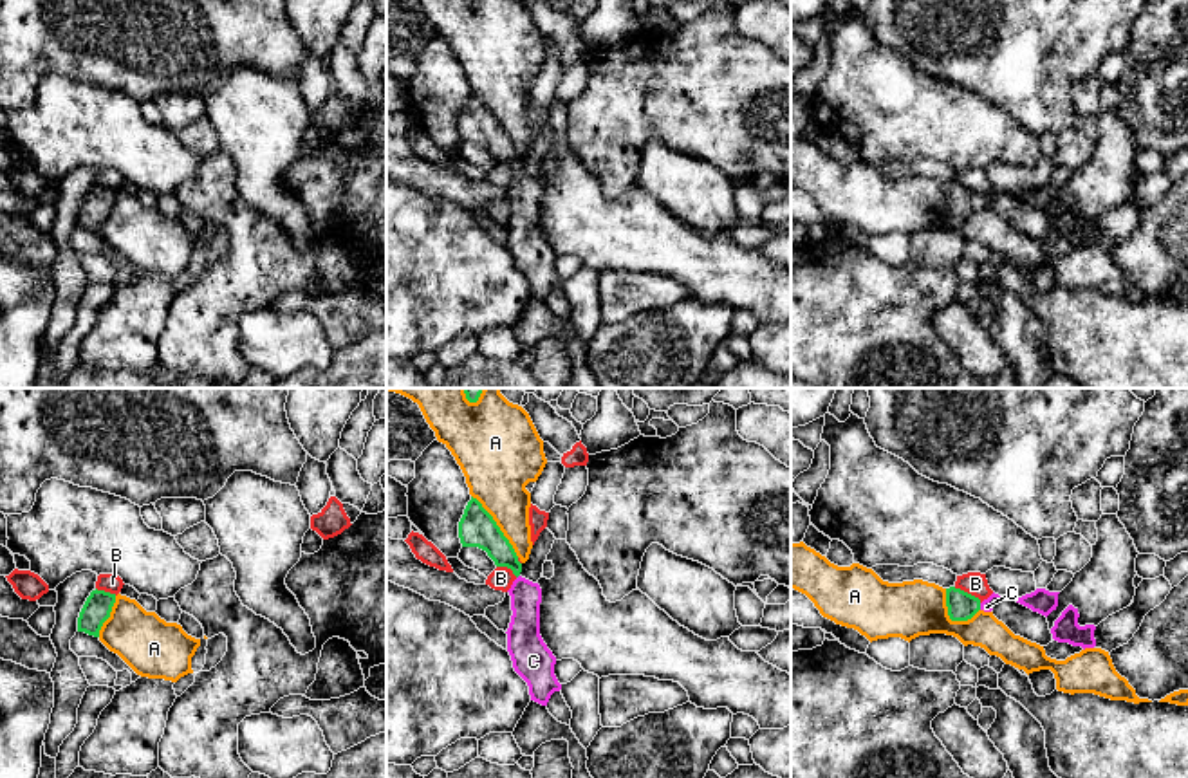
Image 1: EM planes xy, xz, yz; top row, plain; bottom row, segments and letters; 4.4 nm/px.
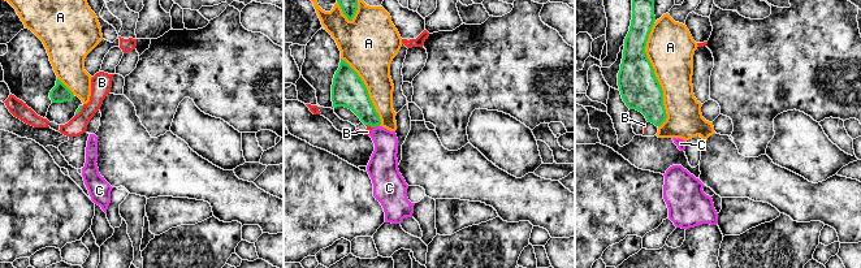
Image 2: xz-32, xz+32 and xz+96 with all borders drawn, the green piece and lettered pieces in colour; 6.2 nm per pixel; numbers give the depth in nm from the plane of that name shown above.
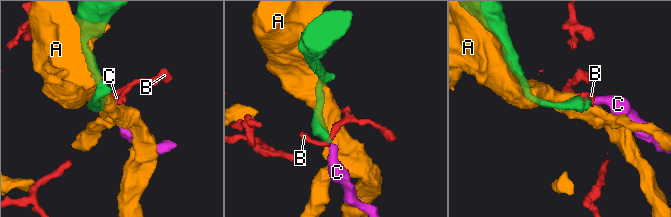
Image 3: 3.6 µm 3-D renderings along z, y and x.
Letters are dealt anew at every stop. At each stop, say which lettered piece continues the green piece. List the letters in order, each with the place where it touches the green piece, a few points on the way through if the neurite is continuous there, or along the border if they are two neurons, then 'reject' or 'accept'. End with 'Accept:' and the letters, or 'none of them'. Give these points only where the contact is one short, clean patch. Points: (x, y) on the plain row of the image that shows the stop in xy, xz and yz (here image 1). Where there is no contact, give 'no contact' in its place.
A: xz (497, 121) | reject
B: yz (966, 188) | along yz (954, 183), (974, 190), (981, 197) | reject
C: yz (979, 203) | across yz (961, 201), (979, 203), (986, 201) | accept
Accept: C

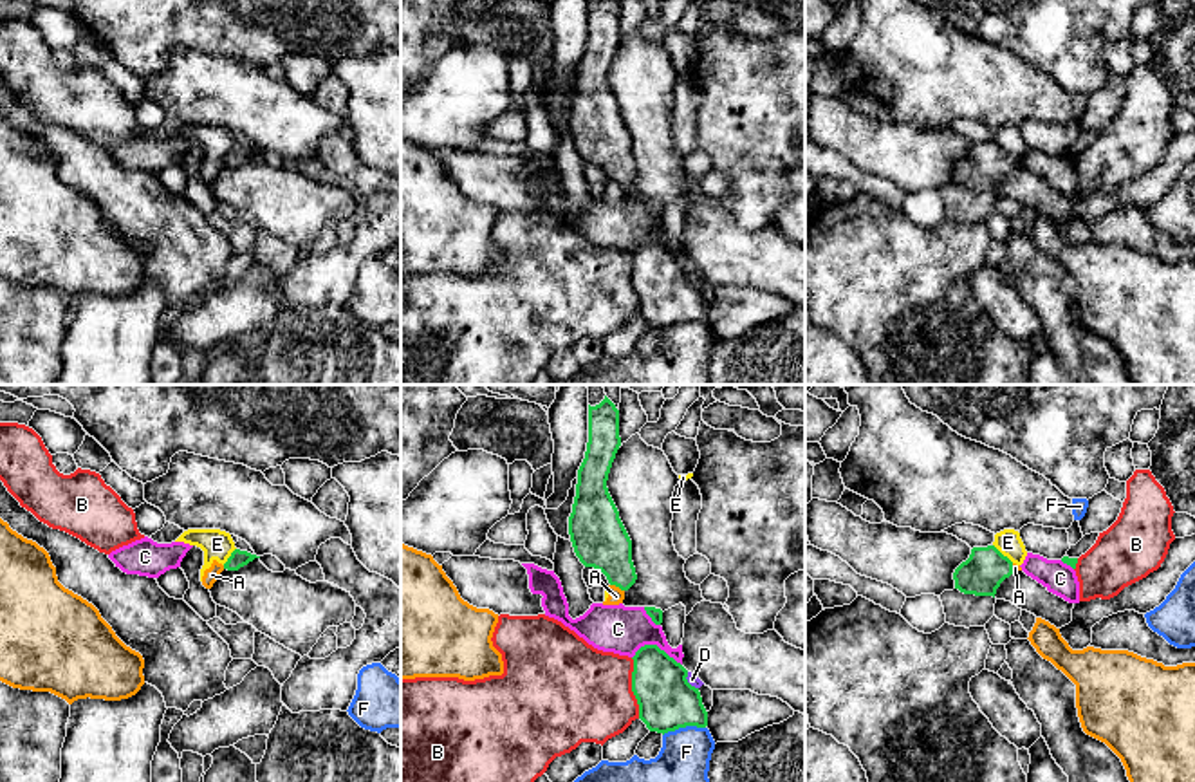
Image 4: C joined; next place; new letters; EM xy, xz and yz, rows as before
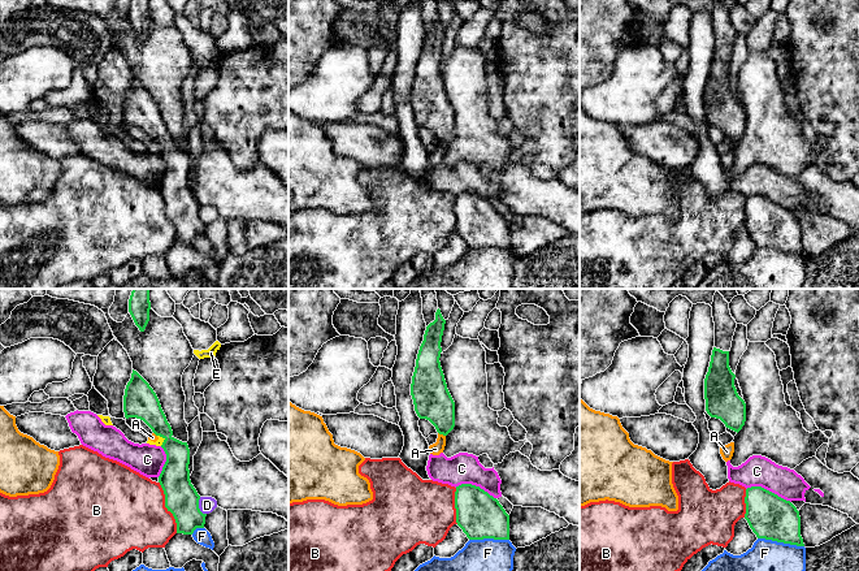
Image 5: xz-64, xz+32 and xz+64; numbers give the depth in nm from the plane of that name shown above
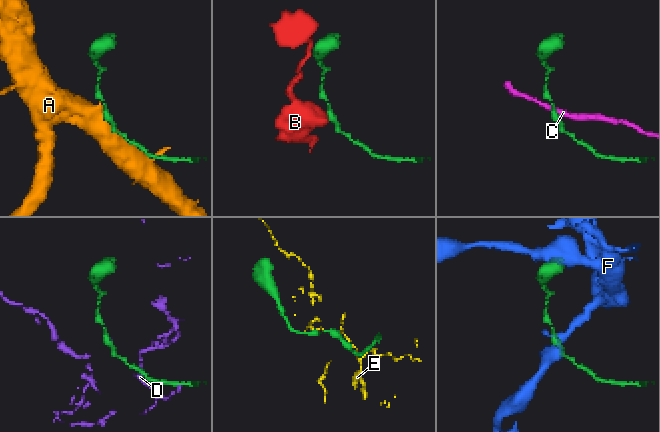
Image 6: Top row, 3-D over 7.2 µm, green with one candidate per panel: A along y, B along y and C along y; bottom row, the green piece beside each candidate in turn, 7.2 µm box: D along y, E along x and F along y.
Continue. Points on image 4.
A: xz (618, 181) | along xz (611, 179), (623, 186) | reject
B: xz (632, 284) | along xz (630, 253), (632, 289), (639, 313) | reject
C: xz (656, 241) | reject
D: xz (686, 277) | along xz (686, 268), (686, 275), (697, 284) | reject
E: yz (1002, 150) | along yz (993, 139), (1013, 158) | reject
F: xz (683, 322) | reject
Accept: none of them

